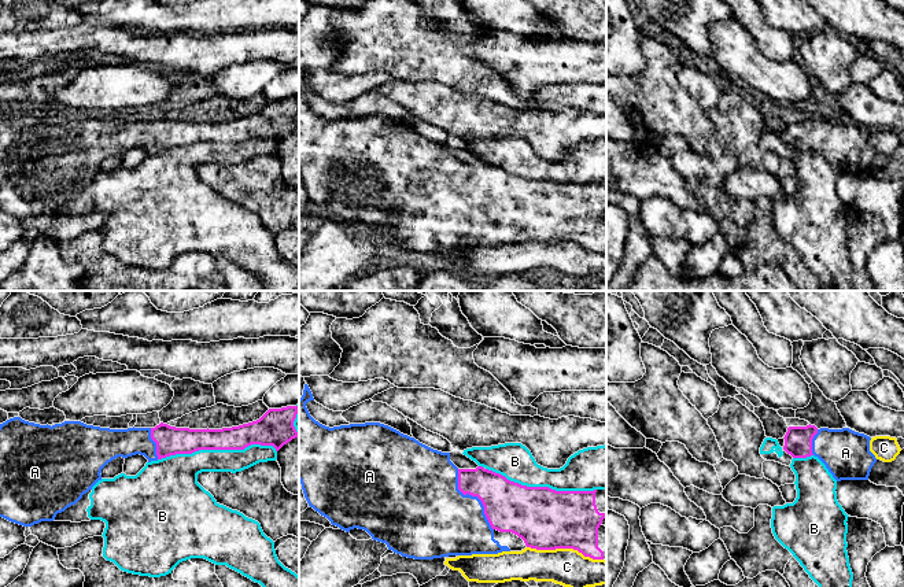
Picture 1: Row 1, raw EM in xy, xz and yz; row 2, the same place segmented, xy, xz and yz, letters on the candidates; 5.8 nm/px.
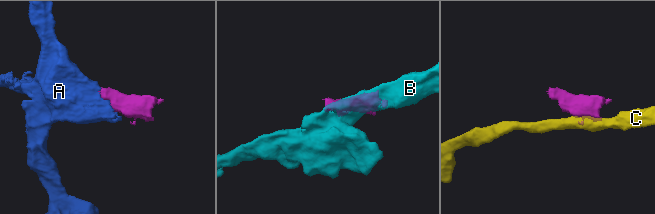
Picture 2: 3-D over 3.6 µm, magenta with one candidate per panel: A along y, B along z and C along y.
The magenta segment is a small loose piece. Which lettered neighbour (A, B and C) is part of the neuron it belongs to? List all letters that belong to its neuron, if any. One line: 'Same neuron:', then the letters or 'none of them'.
Same neuron: A

